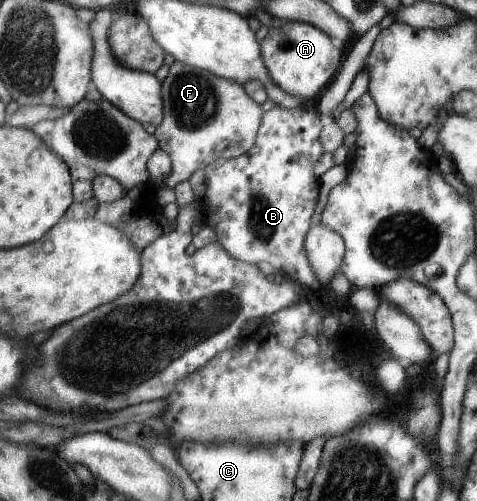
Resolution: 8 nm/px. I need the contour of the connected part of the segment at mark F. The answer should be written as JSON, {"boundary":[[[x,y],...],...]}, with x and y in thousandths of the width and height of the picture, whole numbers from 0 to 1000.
{"boundary":[[[367,120],[338,164],[344,236],[335,250],[325,251],[321,273],[331,279],[333,297],[352,305],[358,337],[338,367],[314,367],[314,359],[302,363],[296,377],[304,383],[302,397],[325,373],[363,375],[394,357],[407,339],[426,337],[453,317],[480,317],[516,305],[535,287],[535,267],[551,232],[545,208],[526,198],[509,170],[461,156],[442,142]]]}

